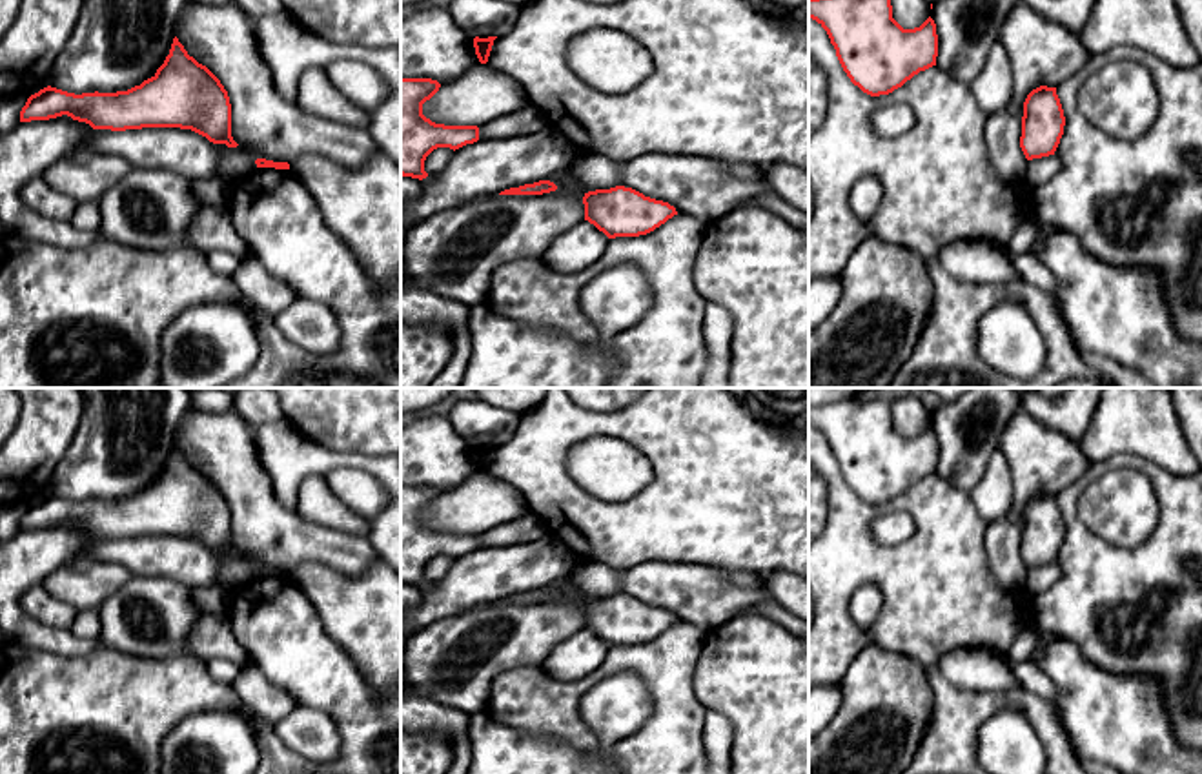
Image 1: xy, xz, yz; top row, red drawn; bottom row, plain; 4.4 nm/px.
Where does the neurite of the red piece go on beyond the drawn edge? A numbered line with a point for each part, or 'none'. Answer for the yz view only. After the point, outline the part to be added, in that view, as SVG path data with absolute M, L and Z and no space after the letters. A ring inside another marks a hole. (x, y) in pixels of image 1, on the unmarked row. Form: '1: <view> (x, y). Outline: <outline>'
none

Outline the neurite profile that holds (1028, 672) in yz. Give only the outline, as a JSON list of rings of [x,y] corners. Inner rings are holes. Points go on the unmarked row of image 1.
[[[987,648],[987,652],[996,656],[1025,690],[1038,694],[1042,699],[1049,701],[1056,708],[1058,690],[1034,661],[1016,661],[1011,652],[998,652],[993,648]]]

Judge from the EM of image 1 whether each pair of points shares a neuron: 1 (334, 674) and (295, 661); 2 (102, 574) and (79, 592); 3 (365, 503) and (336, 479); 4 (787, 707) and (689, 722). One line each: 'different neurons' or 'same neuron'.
1: same neuron
2: same neuron
3: same neuron
4: different neurons

